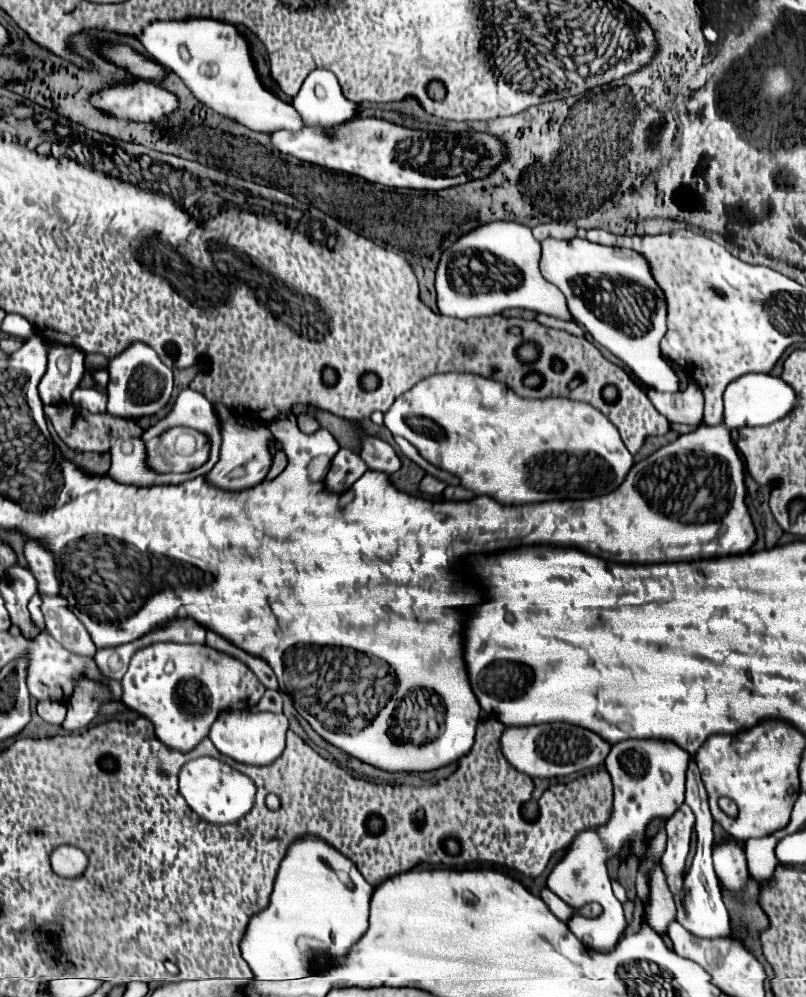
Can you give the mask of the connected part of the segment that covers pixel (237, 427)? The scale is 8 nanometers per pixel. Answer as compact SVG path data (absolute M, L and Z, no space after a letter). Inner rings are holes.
M233 416L221 424L221 436L223 436L221 456L219 456L219 462L213 466L213 470L207 474L207 482L211 486L217 486L217 488L229 490L229 492L247 490L247 488L263 482L263 478L267 476L267 472L271 468L271 456L267 450L267 444L271 440L269 430L259 424L257 426L243 424L237 416Z

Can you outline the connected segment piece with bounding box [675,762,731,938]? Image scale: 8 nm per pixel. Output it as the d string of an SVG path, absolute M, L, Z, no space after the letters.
M691 762L689 766L689 774L687 774L687 784L689 784L689 792L685 794L685 804L693 810L697 822L695 822L695 832L697 832L697 854L693 860L691 870L685 874L685 884L683 884L683 892L675 898L677 904L677 922L687 928L691 934L699 936L699 938L719 938L719 936L727 936L731 932L731 918L729 918L729 910L723 902L723 894L721 894L721 886L717 880L717 874L713 870L713 860L711 860L711 846L713 846L713 818L709 812L709 804L707 804L707 792L705 786L701 782L699 770L695 766L695 762Z

